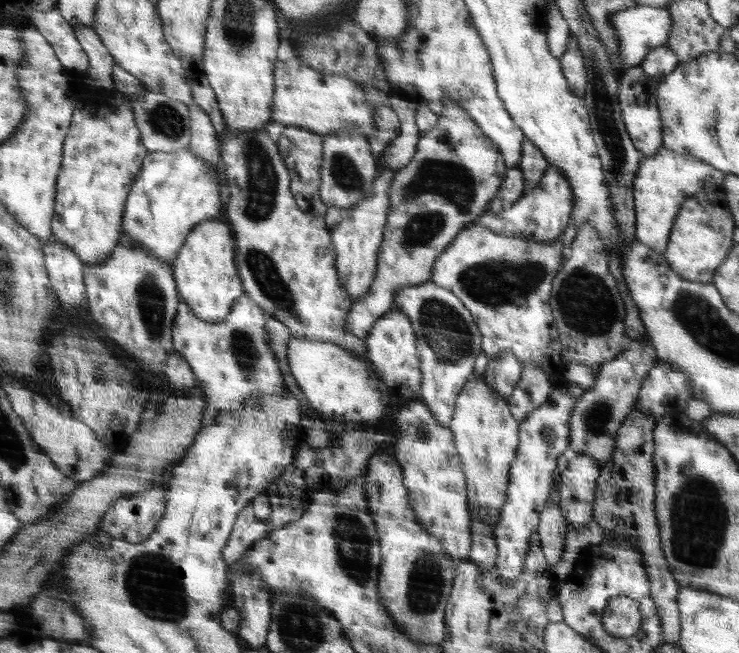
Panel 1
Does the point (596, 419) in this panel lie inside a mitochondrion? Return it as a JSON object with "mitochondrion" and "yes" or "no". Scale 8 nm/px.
{"mitochondrion":"yes"}

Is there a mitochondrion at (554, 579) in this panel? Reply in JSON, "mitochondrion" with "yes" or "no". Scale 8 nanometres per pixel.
{"mitochondrion":"no"}

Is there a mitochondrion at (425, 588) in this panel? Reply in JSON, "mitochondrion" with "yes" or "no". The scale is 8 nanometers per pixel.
{"mitochondrion":"yes"}

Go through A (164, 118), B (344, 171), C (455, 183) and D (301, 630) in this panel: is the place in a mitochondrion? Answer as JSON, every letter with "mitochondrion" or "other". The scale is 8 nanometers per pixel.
{"A":"mitochondrion","B":"mitochondrion","C":"mitochondrion","D":"mitochondrion"}

